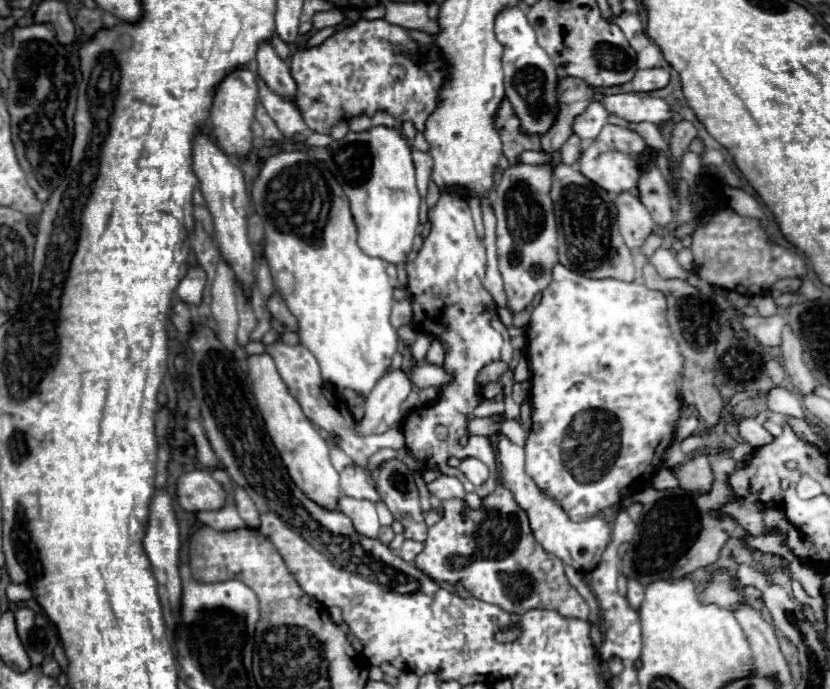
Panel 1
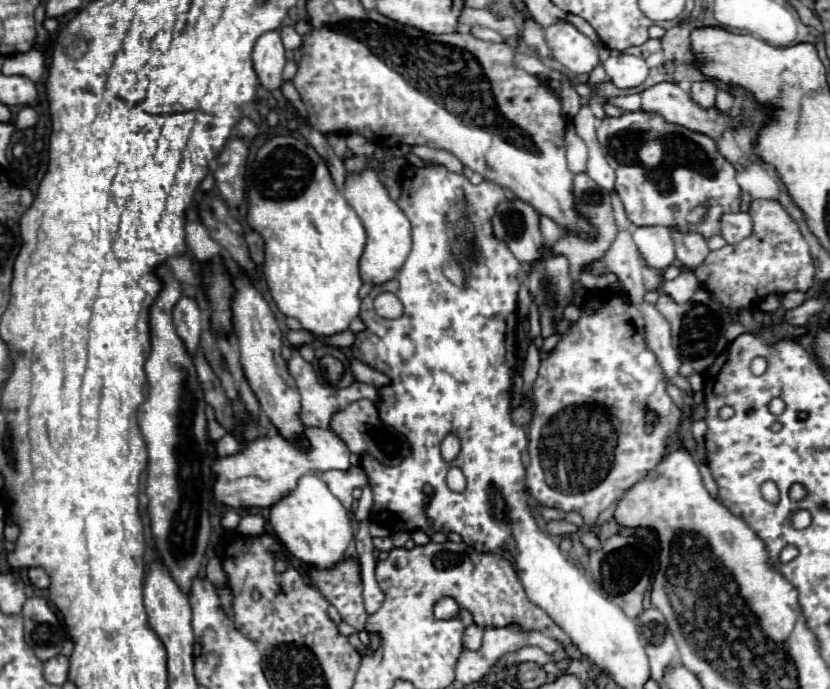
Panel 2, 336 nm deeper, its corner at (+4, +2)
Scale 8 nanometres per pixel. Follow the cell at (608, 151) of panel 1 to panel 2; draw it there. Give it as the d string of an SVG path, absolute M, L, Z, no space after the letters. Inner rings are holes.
M645 110L627 112L619 118L607 116L603 124L597 128L597 140L603 150L605 160L615 170L615 190L625 206L629 222L635 226L665 226L677 232L697 232L705 238L713 234L721 234L721 216L727 212L739 212L741 204L741 188L735 180L735 166L727 162L713 138L693 132L689 128L669 124L663 116L651 114Z

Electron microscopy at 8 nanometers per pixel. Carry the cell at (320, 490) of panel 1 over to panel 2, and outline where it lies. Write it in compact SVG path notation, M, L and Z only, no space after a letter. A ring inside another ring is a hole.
M317 474L299 478L295 492L271 508L269 524L273 526L273 532L283 544L285 552L299 562L299 568L329 570L337 566L355 534L347 510L341 506L341 502L337 502L337 498L333 498Z

